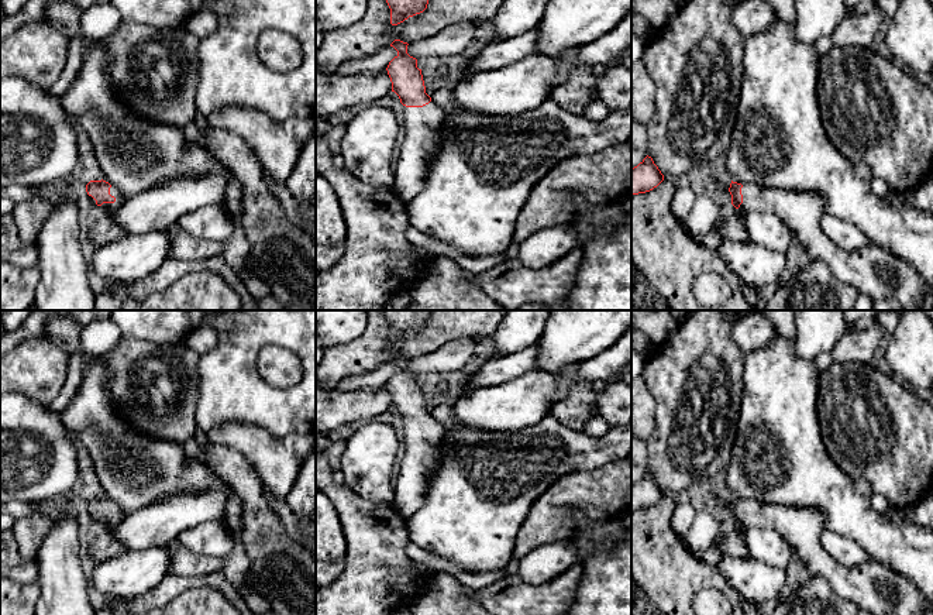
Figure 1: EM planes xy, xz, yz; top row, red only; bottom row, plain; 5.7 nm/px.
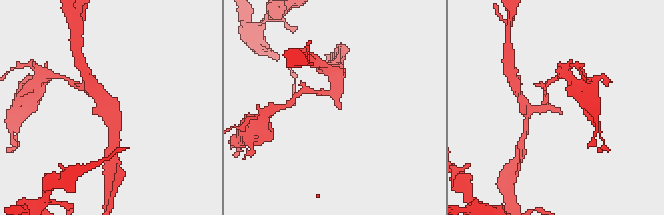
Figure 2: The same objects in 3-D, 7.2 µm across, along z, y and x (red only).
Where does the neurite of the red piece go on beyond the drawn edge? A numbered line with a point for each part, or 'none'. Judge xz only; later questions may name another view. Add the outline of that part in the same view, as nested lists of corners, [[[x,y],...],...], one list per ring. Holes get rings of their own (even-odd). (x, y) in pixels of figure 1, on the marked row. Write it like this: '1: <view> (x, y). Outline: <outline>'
1: xz (423, 126). Outline: [[[433,102],[423,107],[403,106],[404,140],[397,152],[395,192],[407,205],[423,188],[428,162],[441,141],[445,113]]]

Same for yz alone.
1: yz (874, 271). Outline: [[[755,183],[741,188],[739,212],[774,212],[792,231],[793,241],[809,255],[829,265],[832,274],[872,300],[894,298],[905,310],[933,310],[933,295],[920,274],[889,250],[868,245],[844,251],[820,227],[824,199],[812,192],[765,189]]]

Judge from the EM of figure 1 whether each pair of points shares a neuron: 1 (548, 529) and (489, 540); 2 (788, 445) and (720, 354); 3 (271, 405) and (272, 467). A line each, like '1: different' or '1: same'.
1: different
2: different
3: different

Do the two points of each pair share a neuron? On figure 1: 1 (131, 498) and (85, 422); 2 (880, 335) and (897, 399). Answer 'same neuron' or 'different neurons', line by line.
1: same neuron
2: different neurons

